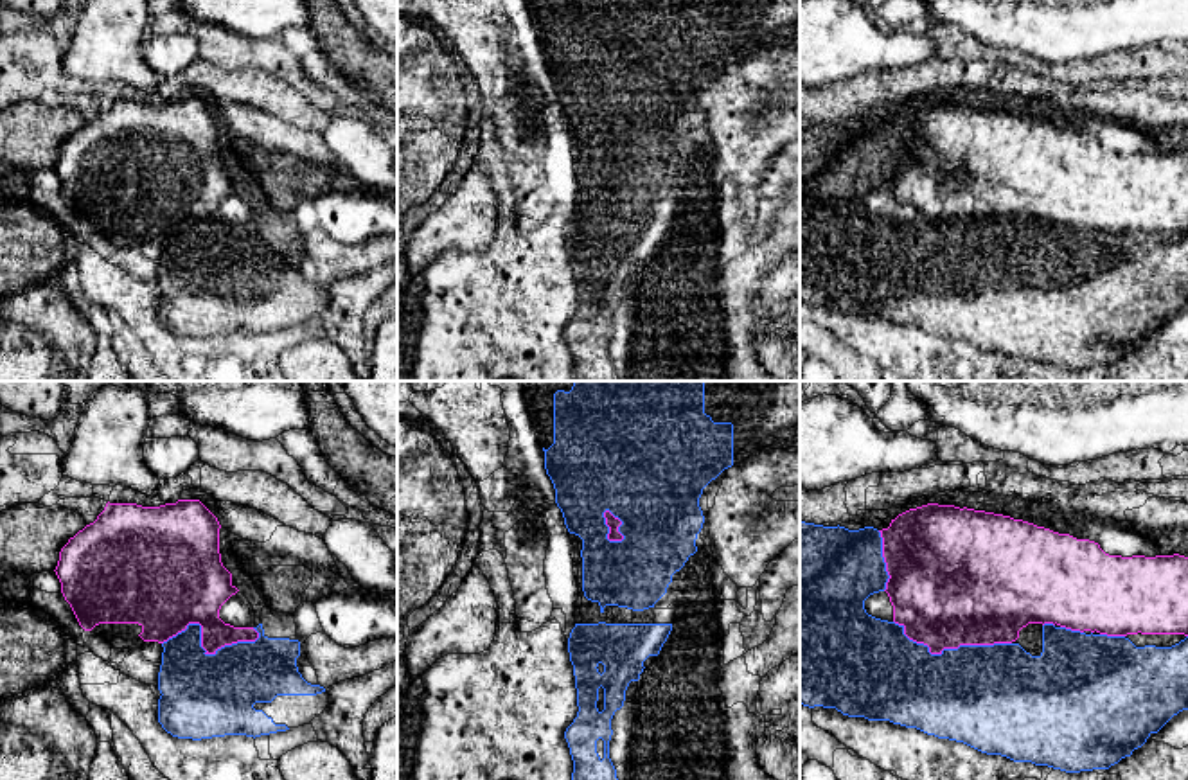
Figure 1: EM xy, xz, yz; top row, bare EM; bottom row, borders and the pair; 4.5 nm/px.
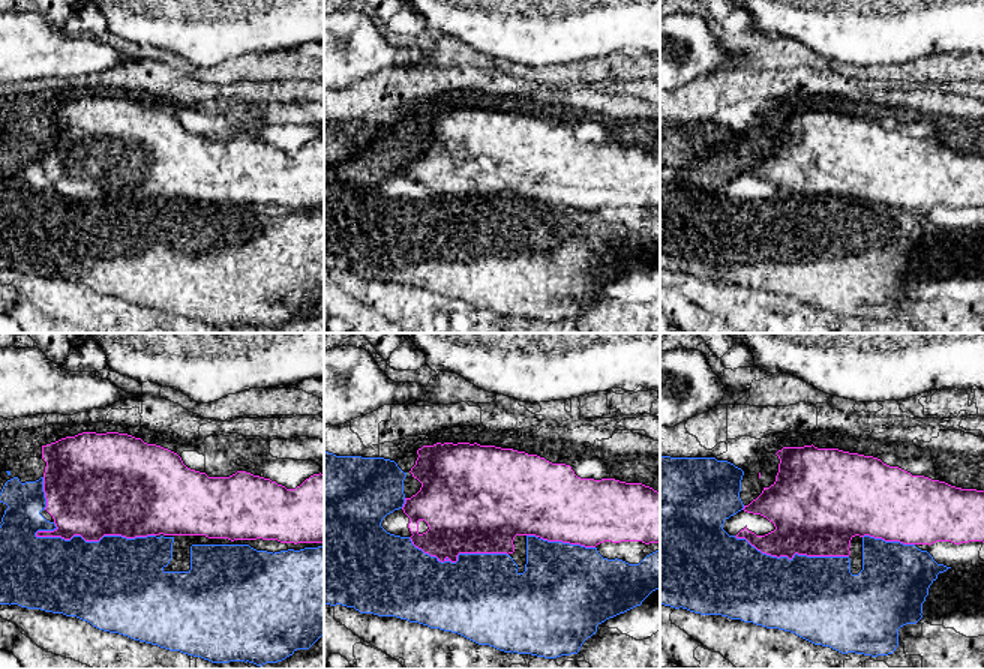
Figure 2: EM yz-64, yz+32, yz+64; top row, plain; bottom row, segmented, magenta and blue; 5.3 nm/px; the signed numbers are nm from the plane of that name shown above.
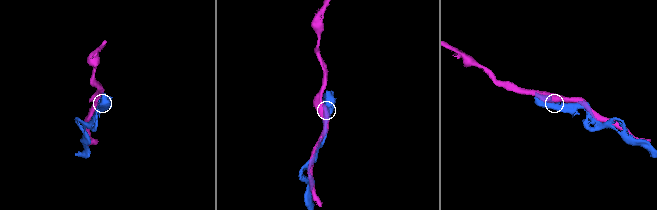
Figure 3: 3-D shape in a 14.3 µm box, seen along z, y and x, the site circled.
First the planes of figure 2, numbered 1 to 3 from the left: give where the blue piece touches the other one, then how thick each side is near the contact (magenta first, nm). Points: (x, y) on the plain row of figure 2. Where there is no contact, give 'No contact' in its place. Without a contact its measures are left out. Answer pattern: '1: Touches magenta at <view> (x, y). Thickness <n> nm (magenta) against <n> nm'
1: Touches magenta at yz-64 (95, 204). Thickness 460 nm (magenta) against 480 nm
2: Touches magenta at yz+32 (456, 221). Thickness 440 nm (magenta) against 460 nm
3: Touches magenta at yz+64 (791, 222). Thickness 400 nm (magenta) against 440 nm

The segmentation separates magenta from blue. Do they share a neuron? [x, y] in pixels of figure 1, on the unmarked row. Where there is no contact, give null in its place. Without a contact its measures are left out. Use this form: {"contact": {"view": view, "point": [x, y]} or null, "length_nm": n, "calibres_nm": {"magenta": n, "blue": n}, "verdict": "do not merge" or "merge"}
{"contact": {"view": "xy", "point": [202, 243]}, "length_nm": 440, "calibres_nm": {"magenta": 280, "blue": 380}, "verdict": "do not merge"}

